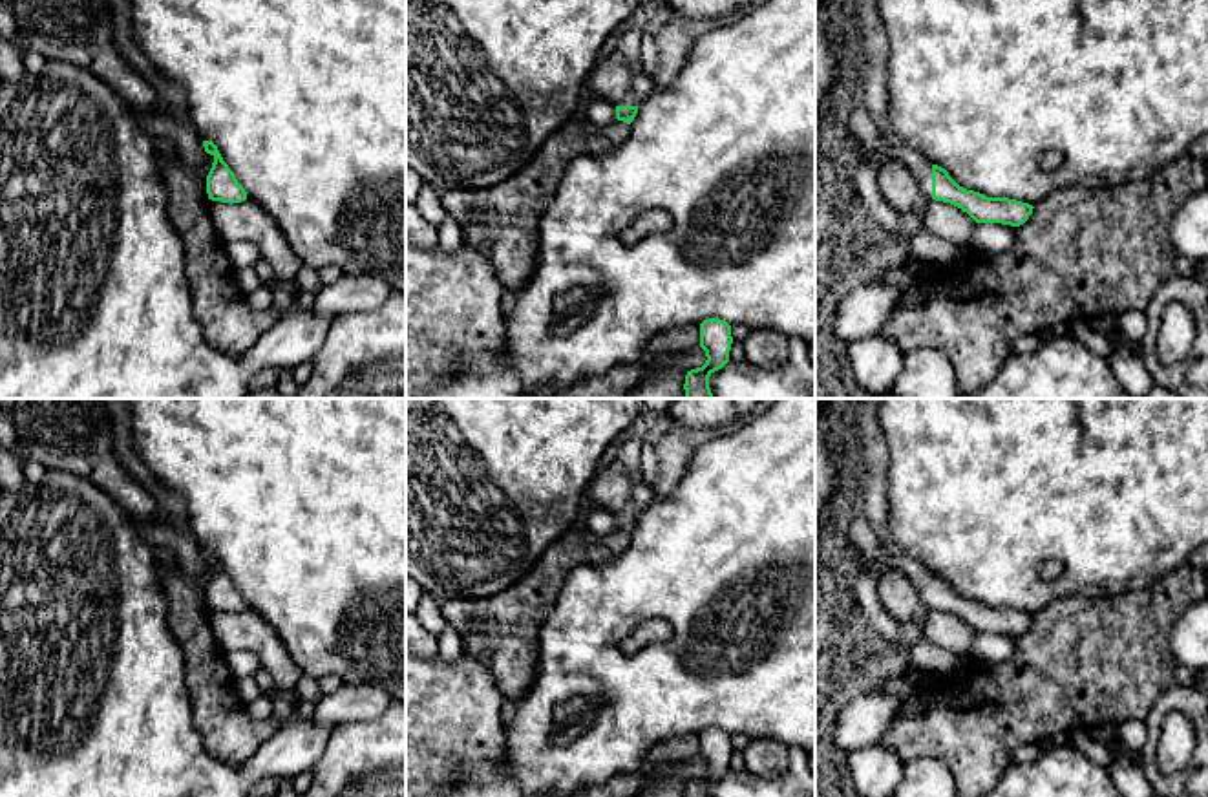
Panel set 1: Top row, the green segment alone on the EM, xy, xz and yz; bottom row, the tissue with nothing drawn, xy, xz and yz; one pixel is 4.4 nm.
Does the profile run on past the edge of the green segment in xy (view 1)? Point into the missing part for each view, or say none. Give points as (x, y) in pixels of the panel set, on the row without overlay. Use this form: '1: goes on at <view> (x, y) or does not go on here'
1: does not go on here

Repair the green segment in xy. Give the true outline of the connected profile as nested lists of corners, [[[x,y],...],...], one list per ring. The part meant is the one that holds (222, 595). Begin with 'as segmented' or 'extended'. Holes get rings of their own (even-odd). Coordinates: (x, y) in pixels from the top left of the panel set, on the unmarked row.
as segmented; [[[203,550],[205,561],[214,567],[207,585],[207,603],[212,611],[241,612],[247,609],[245,598],[238,592],[234,581],[223,570],[217,556],[212,550]]]

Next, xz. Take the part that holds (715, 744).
as segmented; [[[707,728],[700,733],[700,757],[705,760],[705,773],[685,784],[683,797],[709,797],[709,786],[729,771],[733,746],[731,735],[720,728]]]

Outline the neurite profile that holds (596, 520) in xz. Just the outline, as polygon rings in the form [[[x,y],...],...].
[[[587,510],[587,528],[590,532],[616,530],[616,514],[605,510]]]

